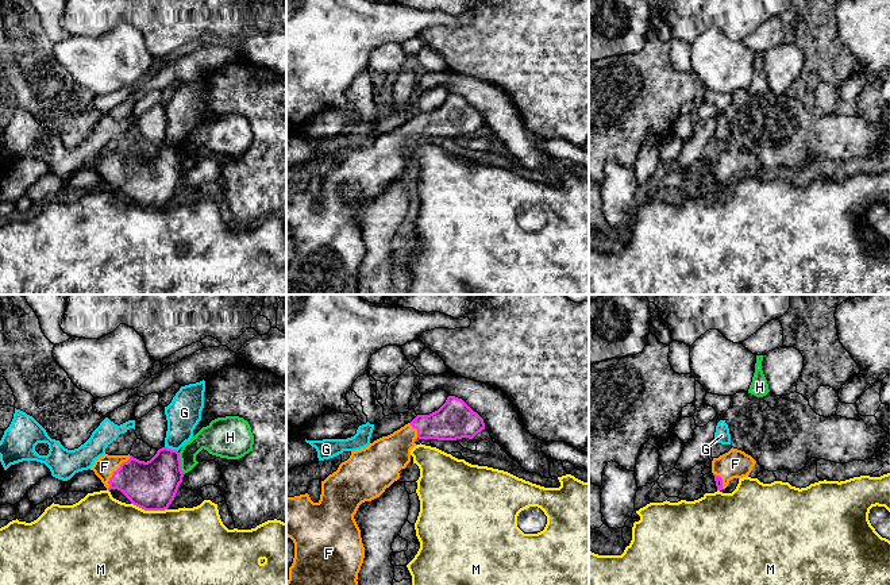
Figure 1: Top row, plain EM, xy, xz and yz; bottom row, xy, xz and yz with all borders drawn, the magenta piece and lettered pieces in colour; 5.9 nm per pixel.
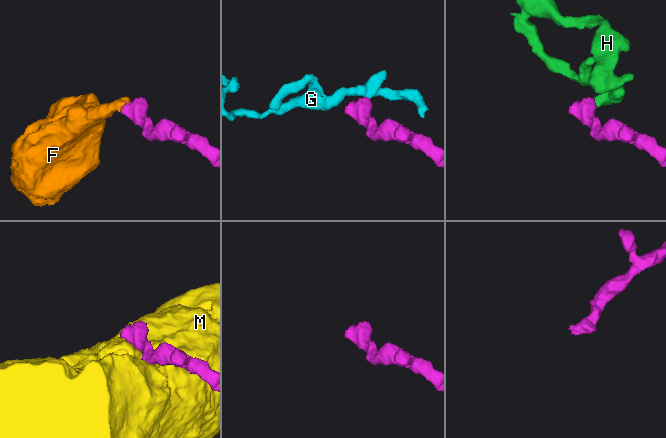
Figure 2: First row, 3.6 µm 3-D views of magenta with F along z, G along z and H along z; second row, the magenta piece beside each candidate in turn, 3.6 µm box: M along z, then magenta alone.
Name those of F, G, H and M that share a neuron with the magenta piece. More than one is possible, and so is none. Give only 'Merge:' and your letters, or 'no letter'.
Merge: F

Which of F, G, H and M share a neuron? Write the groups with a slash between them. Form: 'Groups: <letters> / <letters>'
Groups: F / G / H / M

